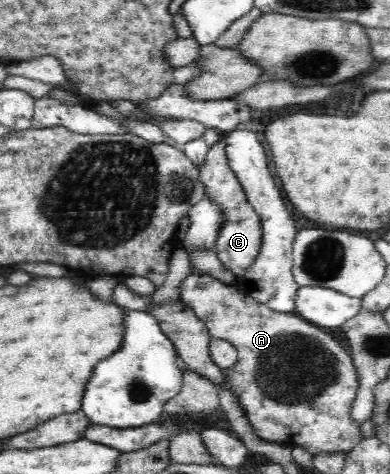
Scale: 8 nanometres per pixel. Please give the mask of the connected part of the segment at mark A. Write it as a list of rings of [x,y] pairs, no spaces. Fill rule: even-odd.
[[[191,274],[181,288],[181,301],[206,325],[211,338],[229,341],[237,349],[237,362],[226,376],[256,435],[284,447],[303,447],[311,453],[350,451],[364,440],[361,423],[350,416],[360,380],[352,356],[326,333],[296,313],[280,313],[254,300],[242,285],[226,285],[207,274]]]

